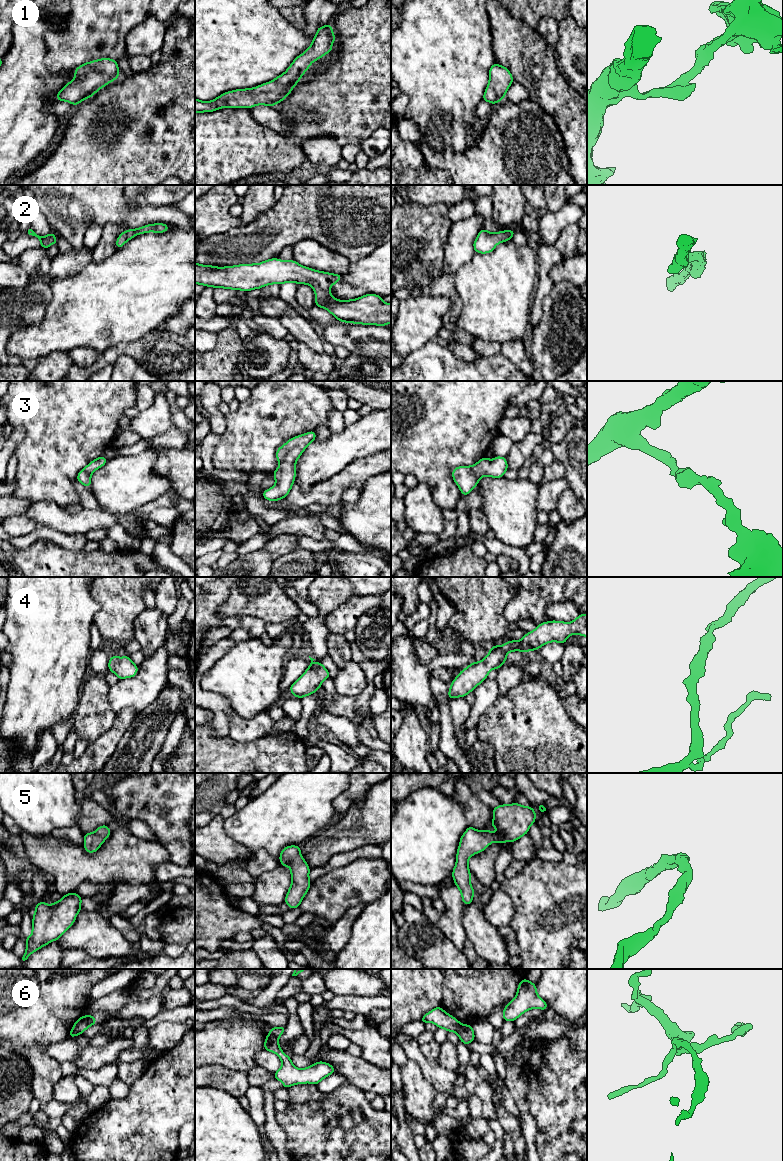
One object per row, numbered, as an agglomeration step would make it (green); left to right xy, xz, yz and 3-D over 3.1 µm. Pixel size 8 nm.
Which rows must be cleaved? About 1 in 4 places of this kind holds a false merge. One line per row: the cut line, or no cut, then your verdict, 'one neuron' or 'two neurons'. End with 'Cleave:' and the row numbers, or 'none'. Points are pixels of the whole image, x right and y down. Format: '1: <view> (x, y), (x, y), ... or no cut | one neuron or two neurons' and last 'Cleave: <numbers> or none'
1: no cut | one neuron
2: no cut | one neuron
3: no cut | one neuron
4: no cut | one neuron
5: no cut | one neuron
6: xz (269, 1034), (277, 1039) | two neurons
Cleave: 6

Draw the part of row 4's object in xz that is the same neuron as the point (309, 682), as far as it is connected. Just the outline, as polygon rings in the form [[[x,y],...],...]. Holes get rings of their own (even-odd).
[[[309,656],[311,662],[303,675],[296,680],[289,688],[293,696],[303,698],[315,693],[325,679],[330,678],[328,670],[322,665],[321,661],[315,665],[315,659]]]

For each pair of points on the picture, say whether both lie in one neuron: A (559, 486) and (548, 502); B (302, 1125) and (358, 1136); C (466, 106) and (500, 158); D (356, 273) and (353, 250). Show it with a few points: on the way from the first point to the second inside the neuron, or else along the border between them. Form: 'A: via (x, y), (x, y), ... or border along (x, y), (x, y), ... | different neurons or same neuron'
A: via (555, 490), (548, 498) | same neuron
B: via (316, 1130), (331, 1130), (337, 1136), (344, 1136) | same neuron
C: border along (473, 131), (468, 145), (460, 151) | different neurons
D: border along (375, 248), (367, 255), (351, 262) | different neurons

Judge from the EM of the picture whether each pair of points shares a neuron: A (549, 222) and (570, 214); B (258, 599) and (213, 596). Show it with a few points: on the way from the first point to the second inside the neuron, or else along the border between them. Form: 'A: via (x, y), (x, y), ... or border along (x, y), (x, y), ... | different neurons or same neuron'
A: via (554, 222), (565, 216) | same neuron
B: border along (231, 587), (228, 598), (217, 610), (220, 618) | different neurons

